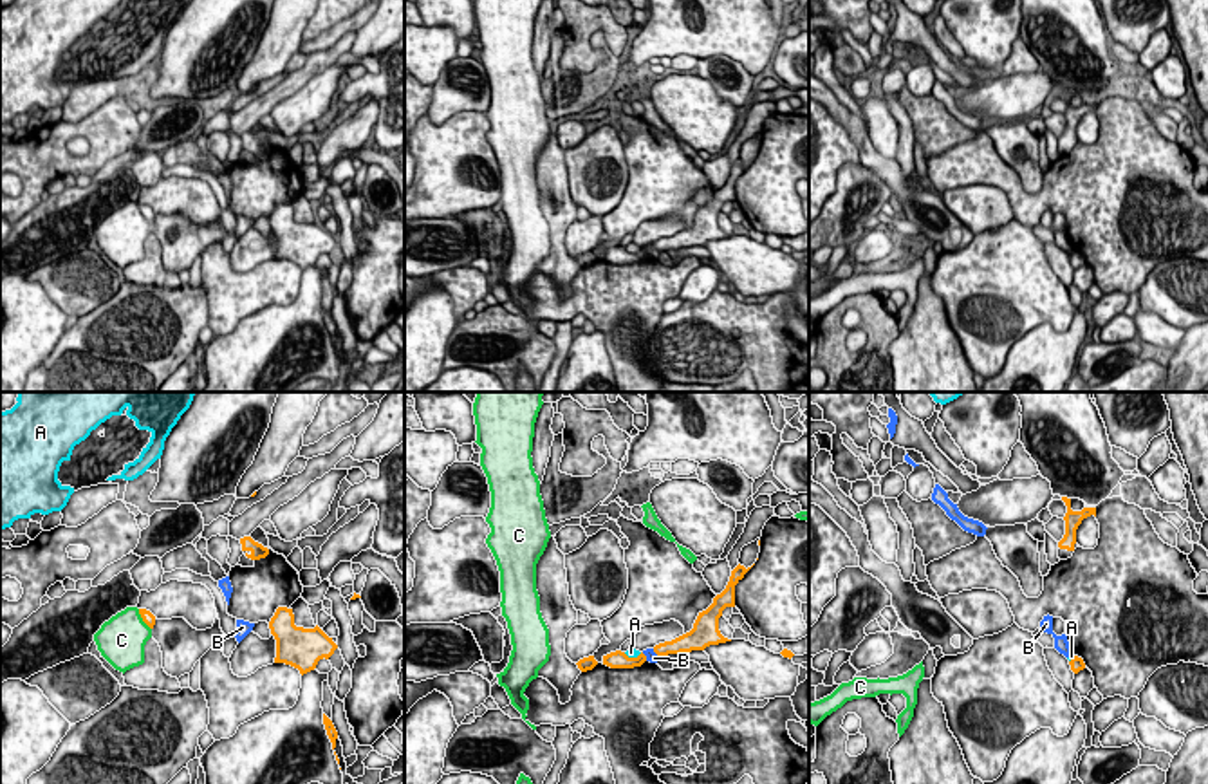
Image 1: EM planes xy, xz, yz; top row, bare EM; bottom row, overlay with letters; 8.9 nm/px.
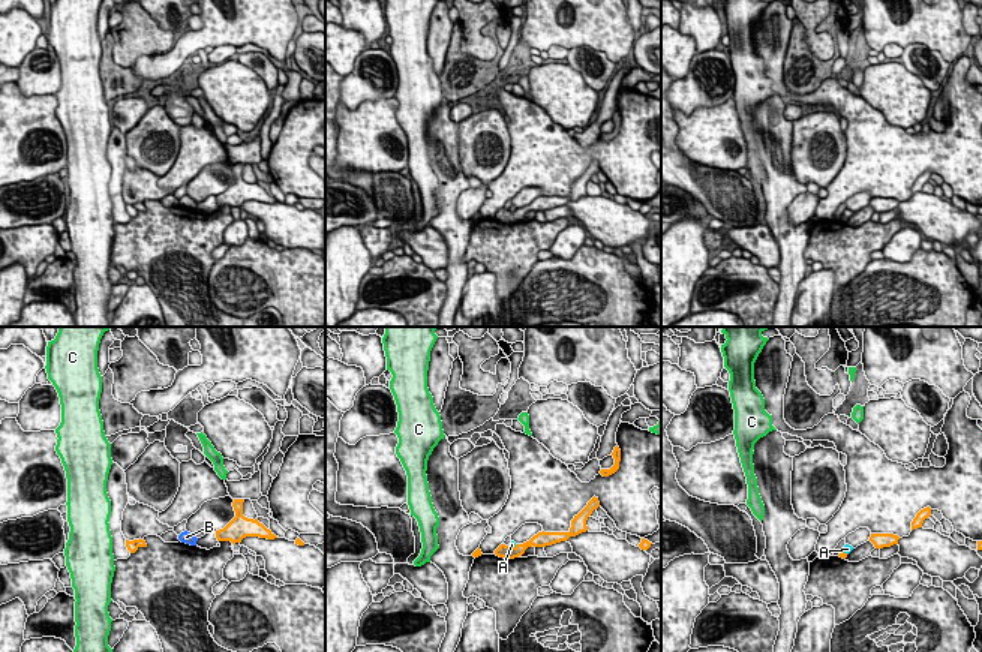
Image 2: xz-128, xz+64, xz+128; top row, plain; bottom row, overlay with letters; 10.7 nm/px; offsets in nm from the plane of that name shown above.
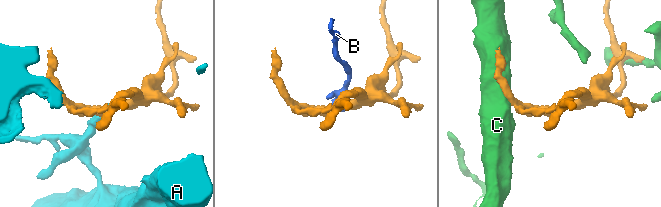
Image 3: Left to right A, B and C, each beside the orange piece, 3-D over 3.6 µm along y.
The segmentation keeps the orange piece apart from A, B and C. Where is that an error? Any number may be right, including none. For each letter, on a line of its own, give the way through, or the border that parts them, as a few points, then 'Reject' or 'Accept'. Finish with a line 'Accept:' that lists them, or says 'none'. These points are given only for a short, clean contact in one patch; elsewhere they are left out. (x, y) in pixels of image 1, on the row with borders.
A: Reject
B: Boundary: xz (652, 649), (659, 656). Reject
C: Reject
Accept: none

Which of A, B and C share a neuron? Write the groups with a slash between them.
A / B / C

